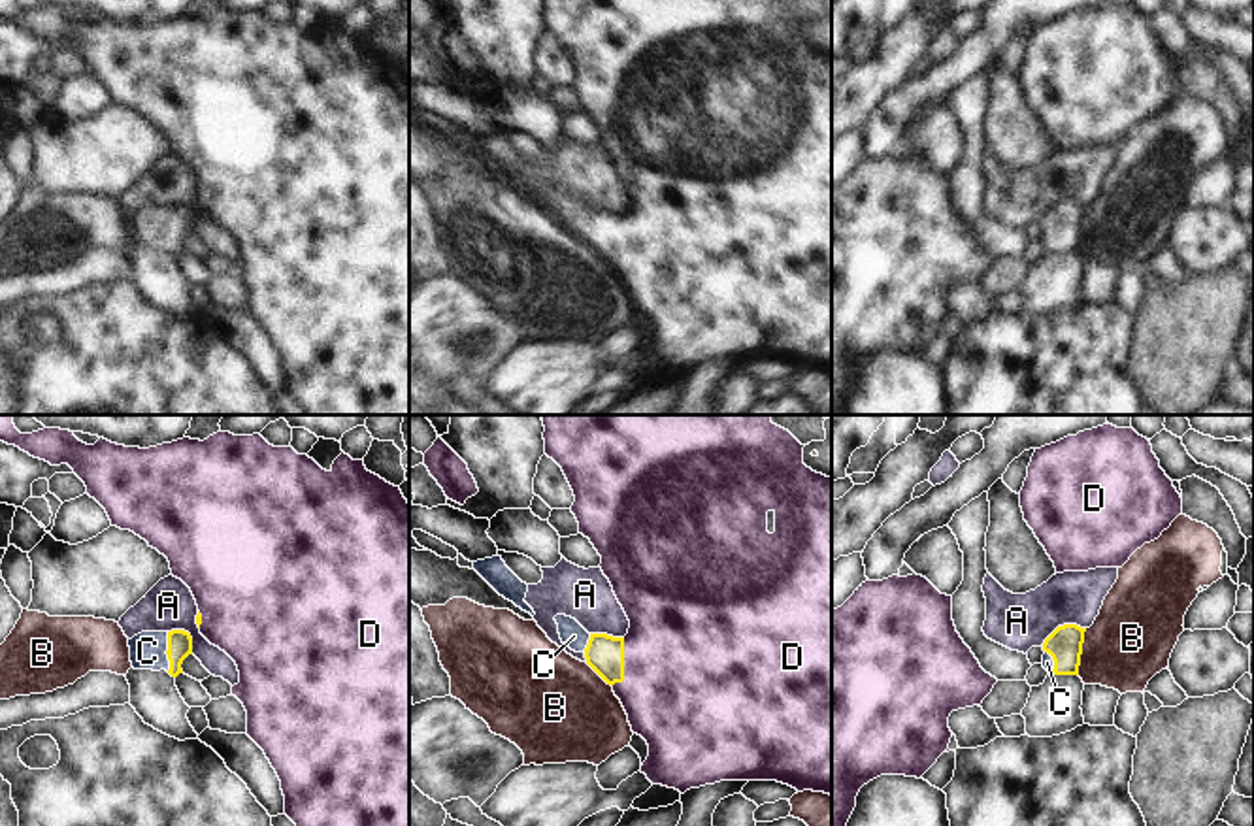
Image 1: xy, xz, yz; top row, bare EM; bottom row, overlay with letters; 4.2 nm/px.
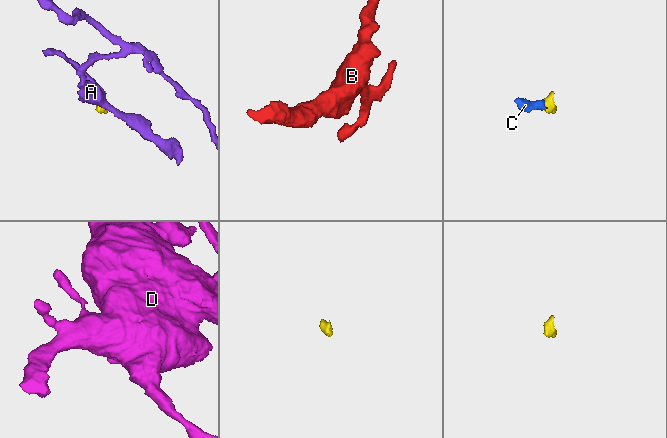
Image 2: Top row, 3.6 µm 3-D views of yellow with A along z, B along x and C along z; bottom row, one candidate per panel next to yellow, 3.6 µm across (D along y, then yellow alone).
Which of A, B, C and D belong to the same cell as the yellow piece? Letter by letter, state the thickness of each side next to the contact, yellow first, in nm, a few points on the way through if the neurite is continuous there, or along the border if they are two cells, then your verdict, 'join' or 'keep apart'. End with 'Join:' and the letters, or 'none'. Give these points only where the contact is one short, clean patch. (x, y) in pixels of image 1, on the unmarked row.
A: calibres 150 and 240 nm; border yz (1085, 204), (1060, 202), (1041, 223); keep apart
B: calibres 150 and 360 nm; border yz (1087, 206), (1077, 251); keep apart
C: calibres 110 and 160 nm; way xy (180, 221), (166, 229), (148, 229); join
D: calibres 160 and 500 nm; way xz (604, 231), (623, 242), (681, 236); join
Join: C, D

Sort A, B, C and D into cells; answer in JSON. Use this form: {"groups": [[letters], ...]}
{"groups": [["A"], ["B"], ["C", "D"]]}

